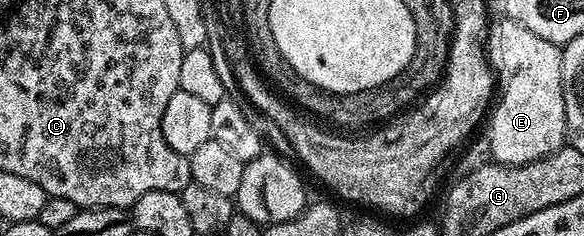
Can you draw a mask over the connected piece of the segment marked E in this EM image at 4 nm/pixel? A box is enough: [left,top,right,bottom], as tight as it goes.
[485,16,567,165]

